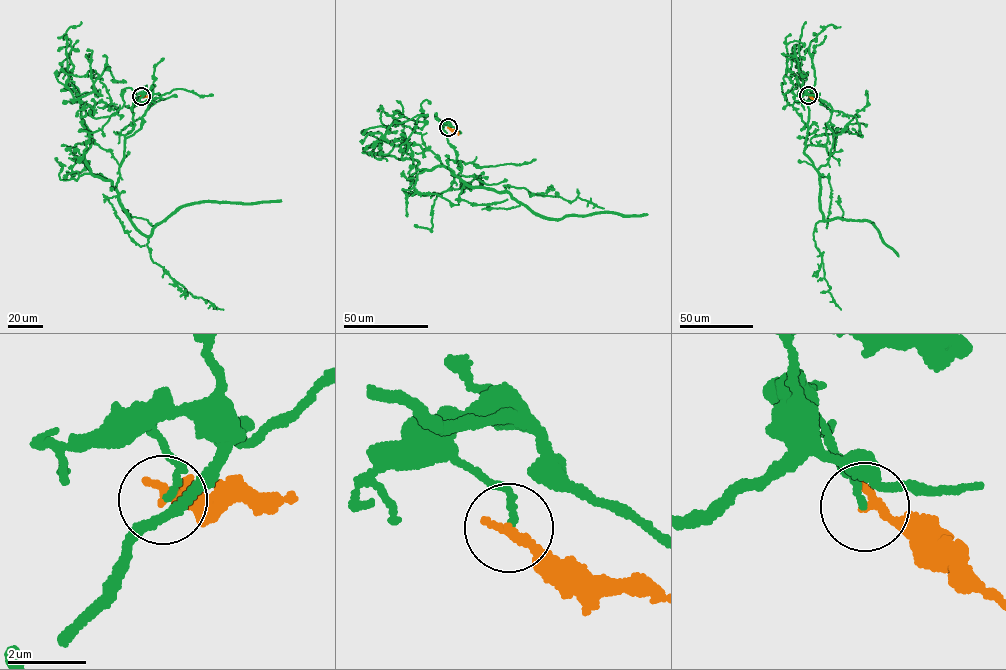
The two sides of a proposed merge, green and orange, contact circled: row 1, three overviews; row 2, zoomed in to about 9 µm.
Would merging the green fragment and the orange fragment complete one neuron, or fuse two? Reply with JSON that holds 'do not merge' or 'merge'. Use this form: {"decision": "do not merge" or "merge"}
{"decision": "do not merge"}

